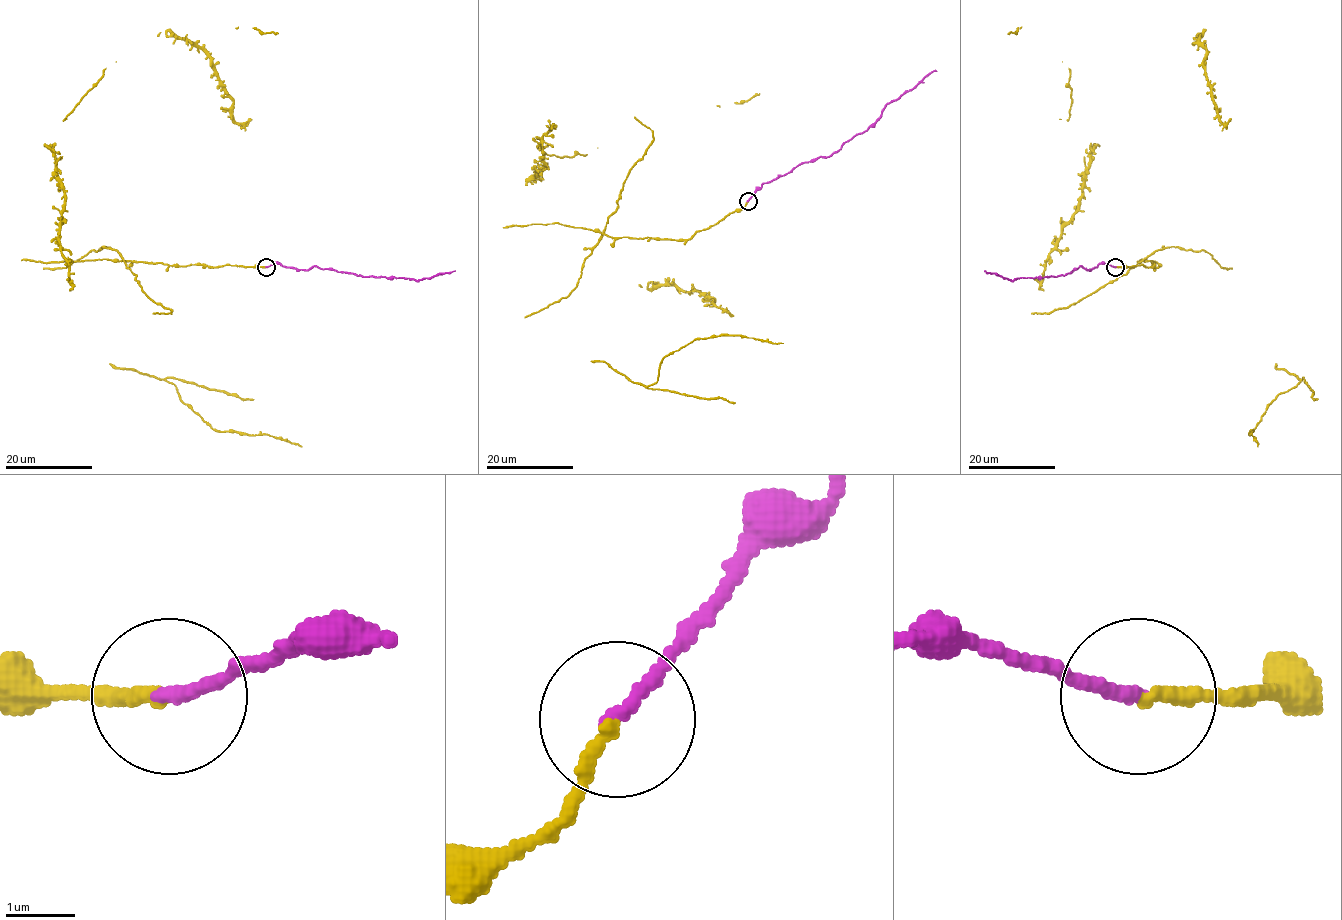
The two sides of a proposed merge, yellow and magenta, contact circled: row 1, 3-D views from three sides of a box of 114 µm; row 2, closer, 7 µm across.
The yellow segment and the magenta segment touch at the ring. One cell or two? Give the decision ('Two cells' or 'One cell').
One cell

